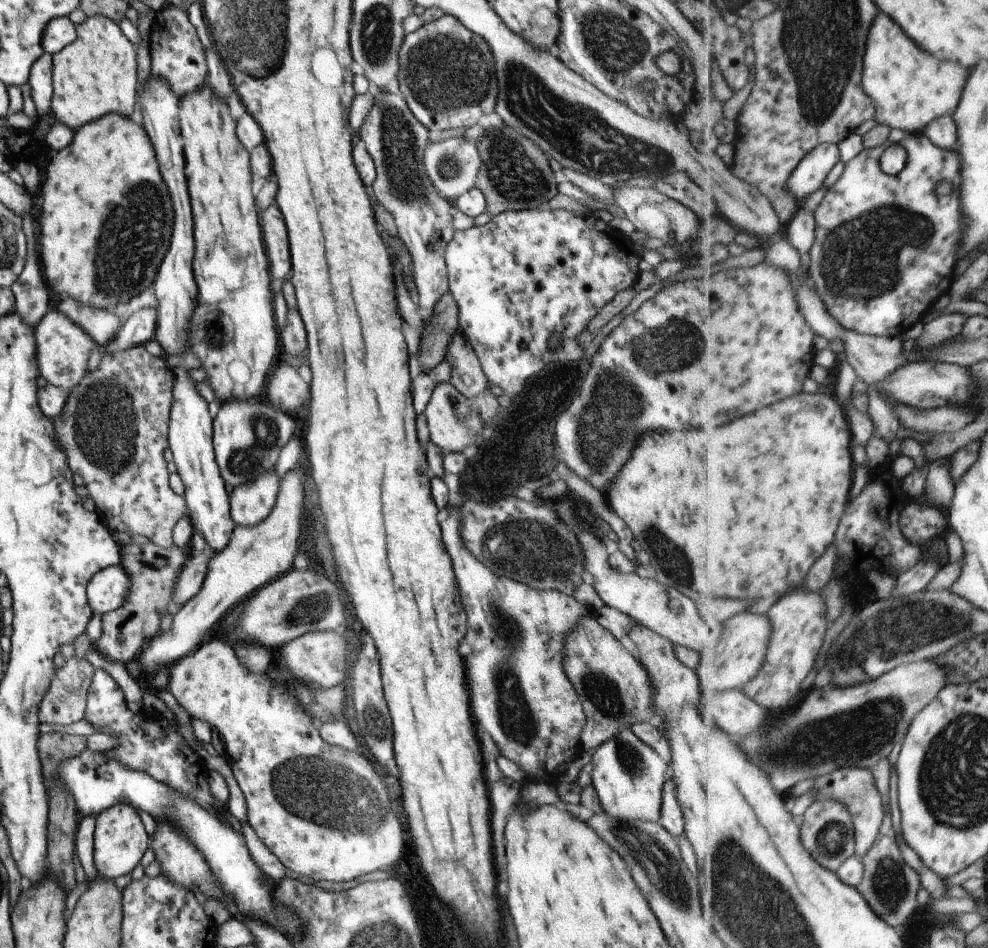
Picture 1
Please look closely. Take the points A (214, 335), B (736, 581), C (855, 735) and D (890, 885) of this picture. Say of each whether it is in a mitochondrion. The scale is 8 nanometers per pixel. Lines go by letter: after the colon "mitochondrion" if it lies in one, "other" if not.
A: mitochondrion
B: other
C: mitochondrion
D: mitochondrion

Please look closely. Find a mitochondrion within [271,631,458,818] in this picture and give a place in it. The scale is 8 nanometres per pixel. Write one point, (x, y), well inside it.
(380, 731)

